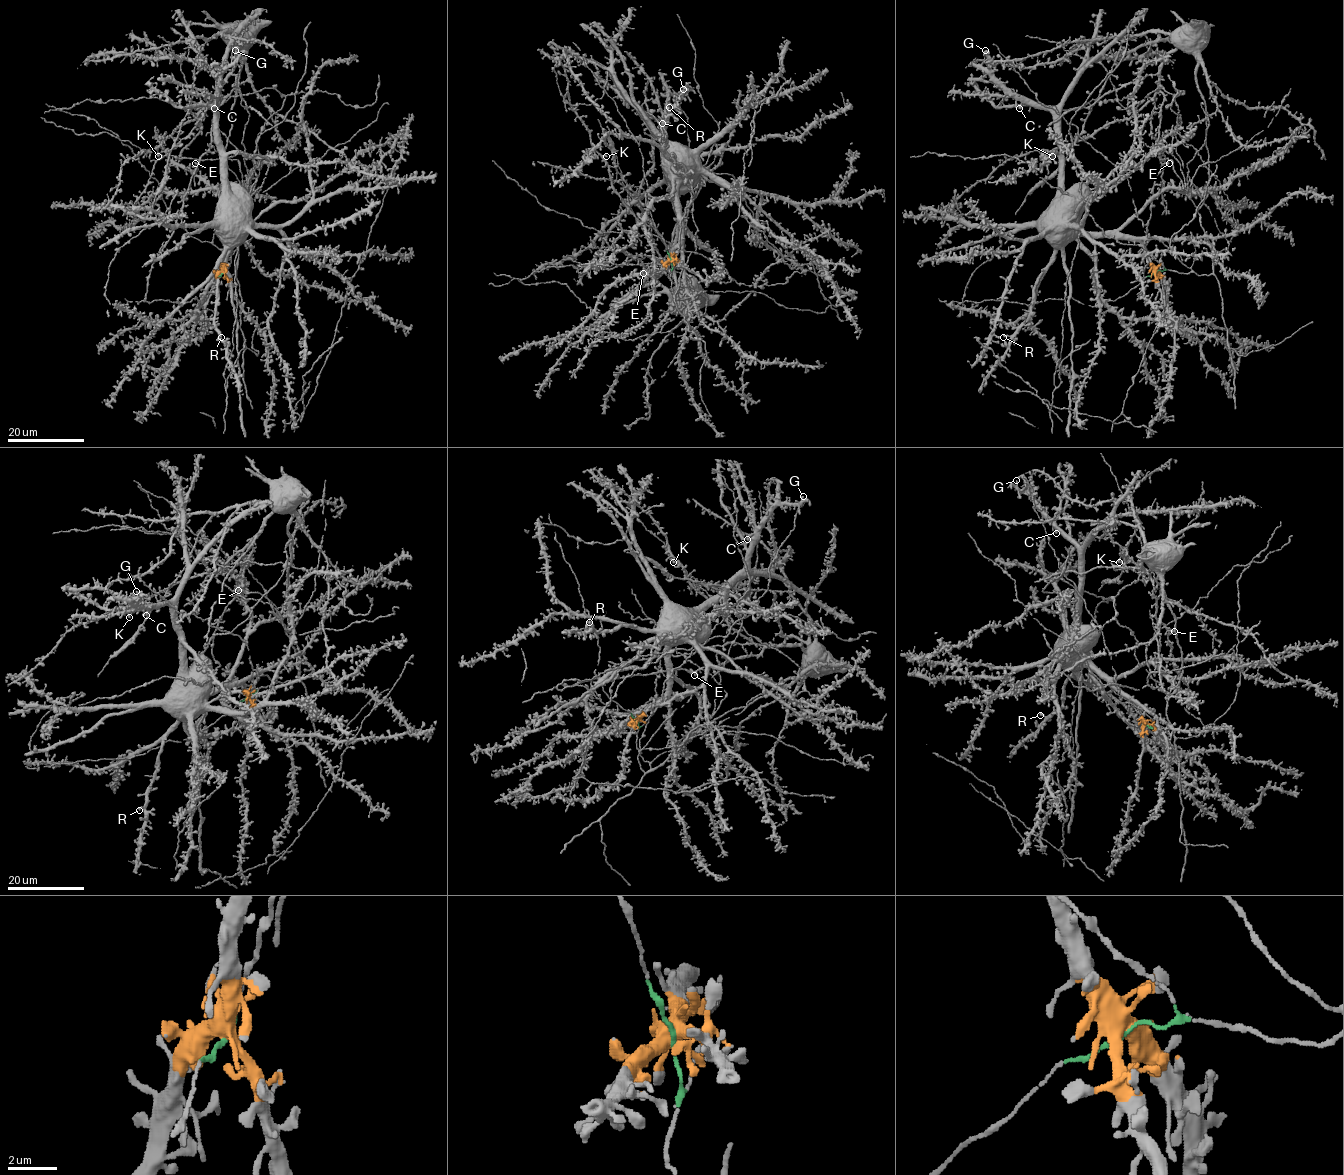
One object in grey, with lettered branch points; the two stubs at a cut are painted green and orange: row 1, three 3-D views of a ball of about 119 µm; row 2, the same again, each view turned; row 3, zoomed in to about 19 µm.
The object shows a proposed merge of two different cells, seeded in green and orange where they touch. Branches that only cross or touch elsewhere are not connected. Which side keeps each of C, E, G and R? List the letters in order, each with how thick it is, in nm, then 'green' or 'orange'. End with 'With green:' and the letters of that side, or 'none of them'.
C: 440 nm thick; orange
E: 400 nm thick; green
G: 280 nm thick; orange
R: 360 nm thick; orange
With green: E

